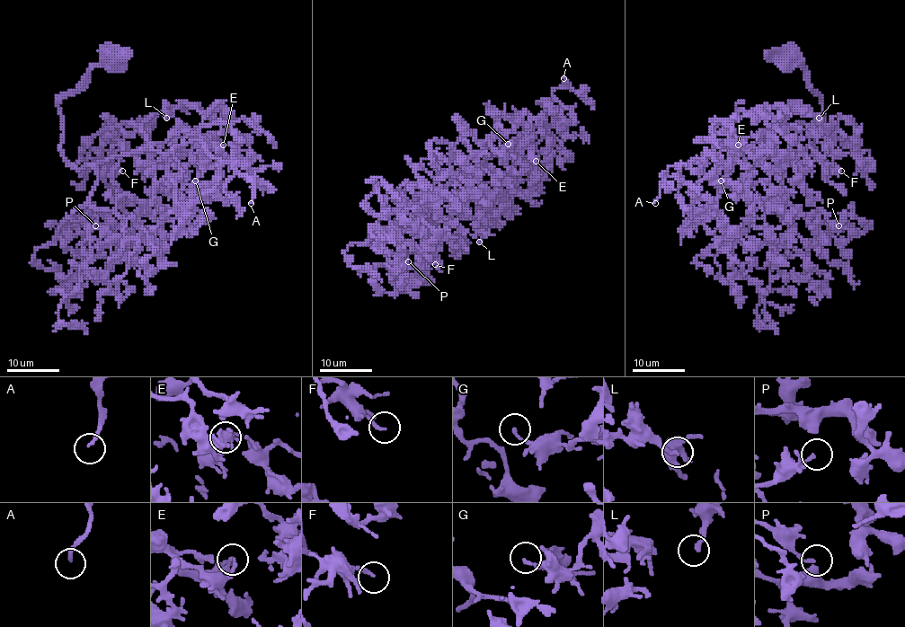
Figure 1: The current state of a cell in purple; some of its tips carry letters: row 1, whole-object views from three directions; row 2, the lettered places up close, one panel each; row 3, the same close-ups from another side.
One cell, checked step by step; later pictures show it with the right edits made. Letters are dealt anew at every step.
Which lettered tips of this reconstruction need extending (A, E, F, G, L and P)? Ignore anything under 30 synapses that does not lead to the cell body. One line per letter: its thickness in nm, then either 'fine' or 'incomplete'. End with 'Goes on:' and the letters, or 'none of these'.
A: 160 nm thick; incomplete
E: 140 nm thick; fine
F: 160 nm thick; fine
G: 130 nm thick; fine
L: 180 nm thick; fine
P: 100 nm thick; fine
Goes on: A

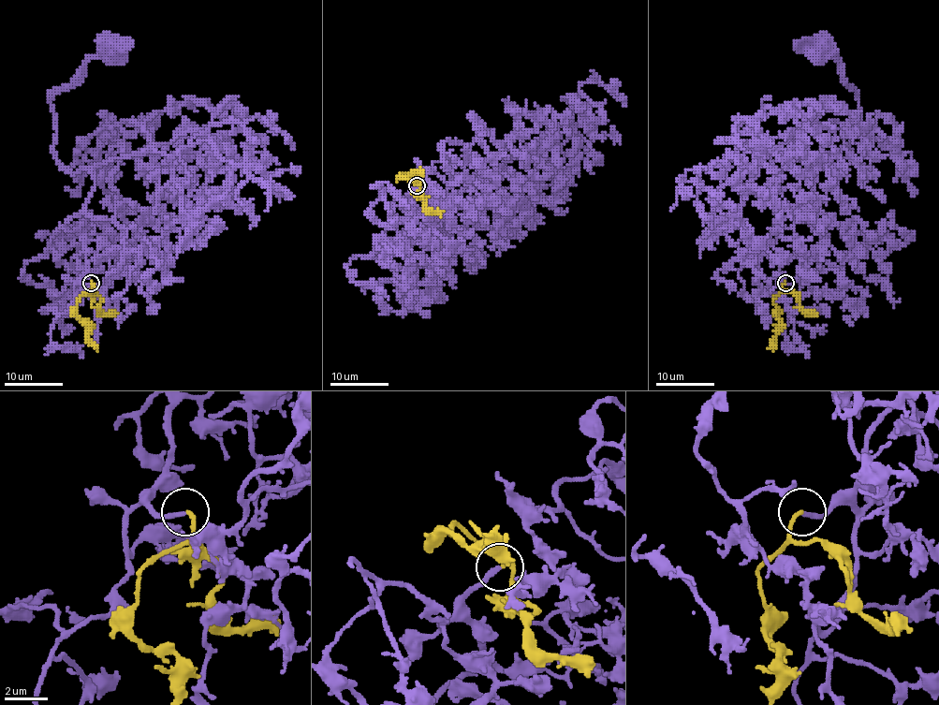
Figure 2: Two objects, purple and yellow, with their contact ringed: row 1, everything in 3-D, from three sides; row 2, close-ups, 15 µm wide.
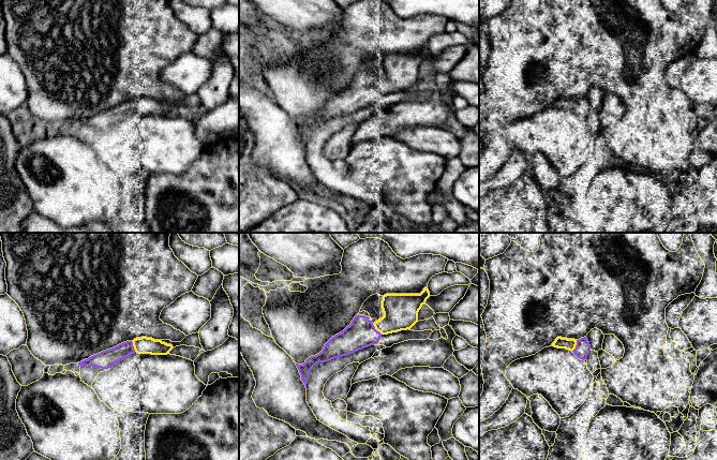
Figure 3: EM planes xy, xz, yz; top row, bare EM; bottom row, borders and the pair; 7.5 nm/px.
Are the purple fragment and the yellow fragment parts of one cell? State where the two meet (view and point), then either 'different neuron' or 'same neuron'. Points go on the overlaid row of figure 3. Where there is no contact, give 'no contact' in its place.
contact xy (133, 346); same neuron

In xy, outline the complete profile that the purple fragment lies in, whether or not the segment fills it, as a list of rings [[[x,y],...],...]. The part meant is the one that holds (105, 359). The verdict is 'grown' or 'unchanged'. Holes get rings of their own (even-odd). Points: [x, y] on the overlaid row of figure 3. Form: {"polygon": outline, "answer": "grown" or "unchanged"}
{"polygon": [[[141,337],[133,341],[123,342],[113,348],[103,351],[96,355],[89,357],[78,366],[88,366],[92,368],[108,369],[118,363],[132,354],[151,354],[151,355],[167,355],[173,350],[171,344],[154,340],[152,338]]], "answer": "grown"}

